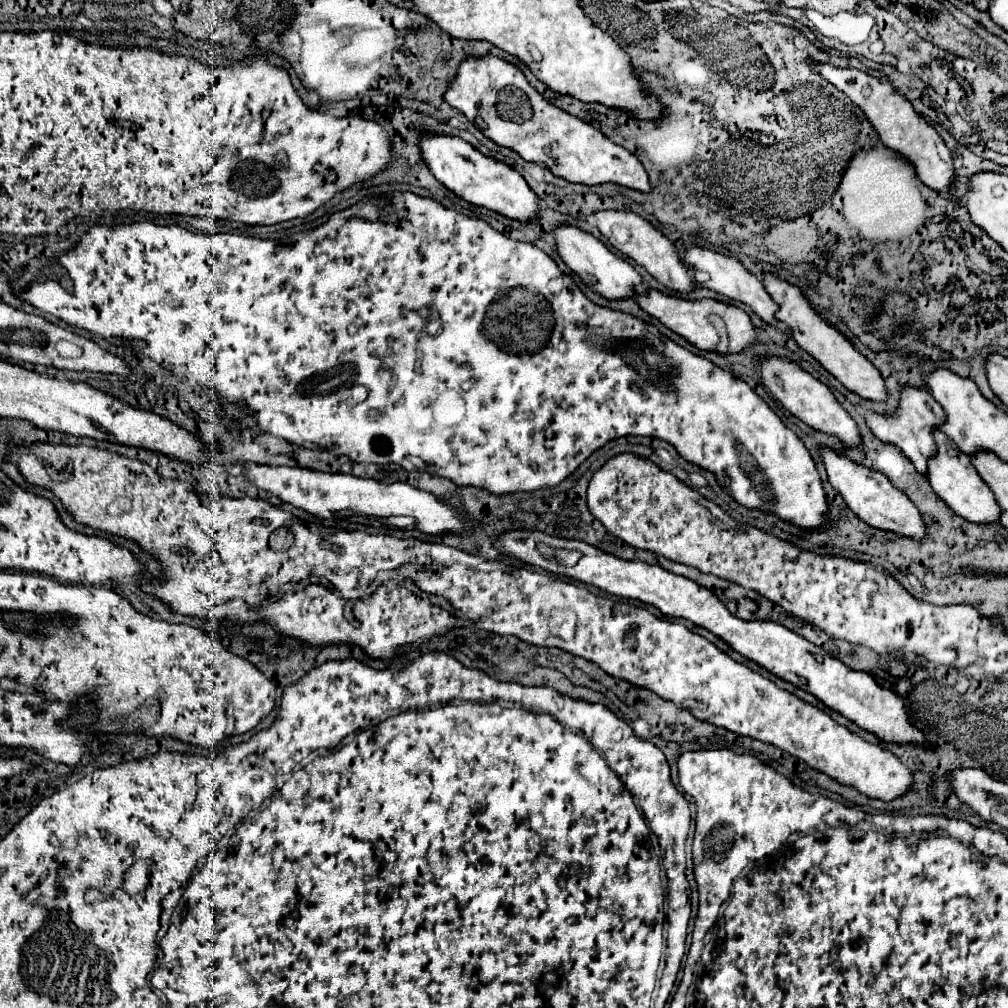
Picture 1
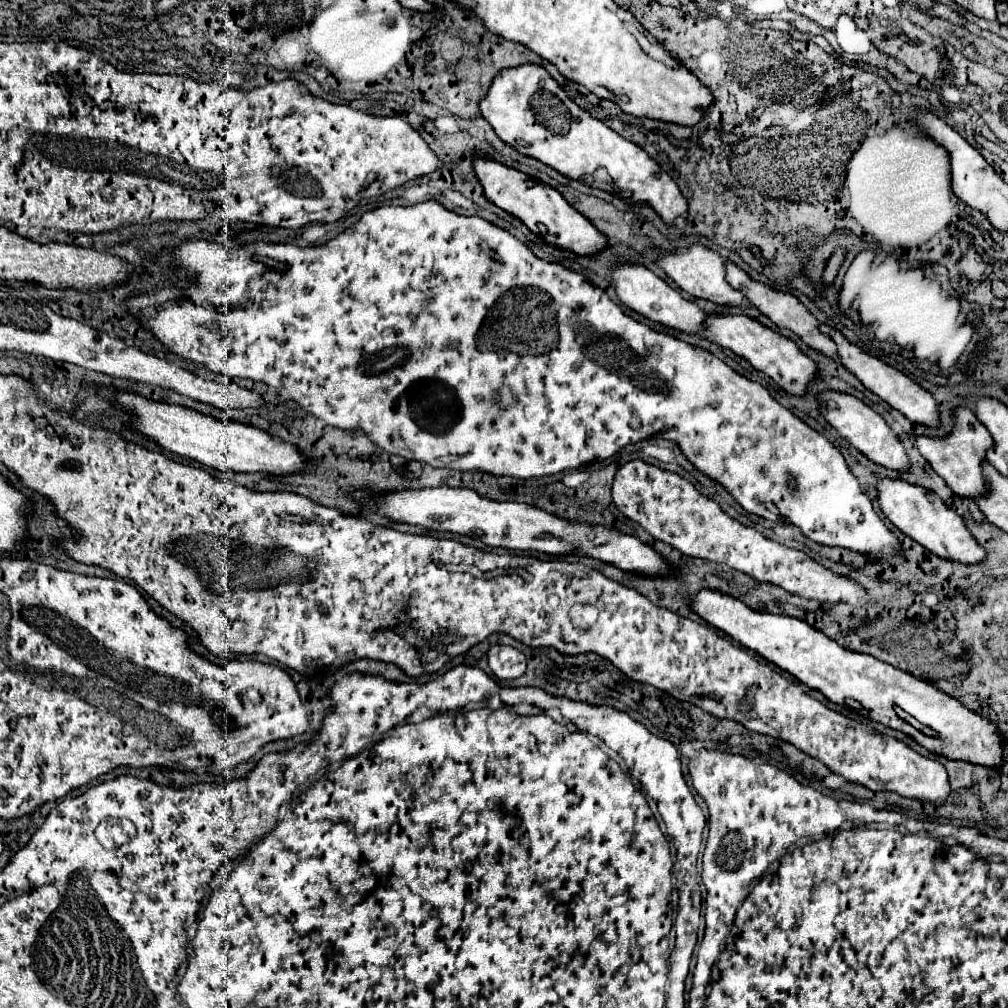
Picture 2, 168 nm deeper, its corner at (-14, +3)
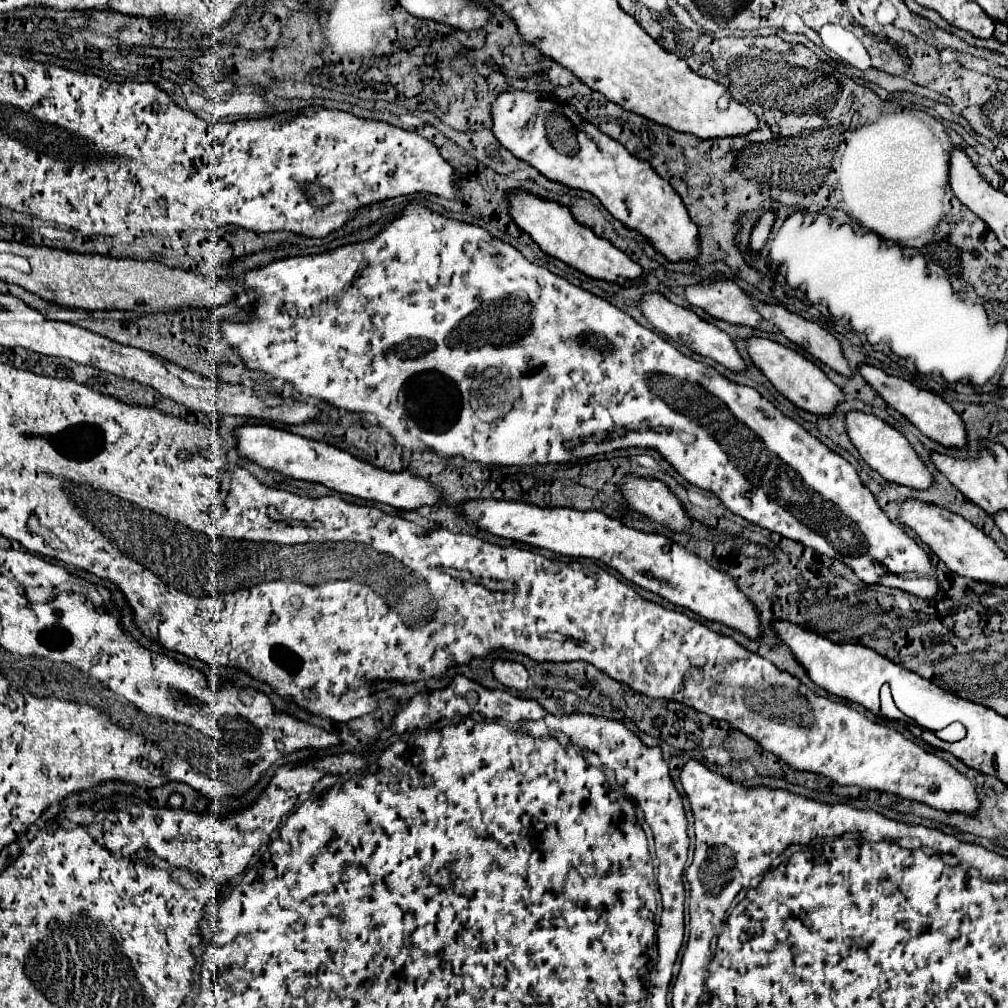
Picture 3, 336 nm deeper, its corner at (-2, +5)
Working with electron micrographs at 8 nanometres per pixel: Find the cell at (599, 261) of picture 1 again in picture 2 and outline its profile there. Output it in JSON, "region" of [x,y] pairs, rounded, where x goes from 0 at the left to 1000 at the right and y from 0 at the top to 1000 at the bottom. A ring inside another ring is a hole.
{"region":[[[615,263],[605,271],[605,279],[609,279],[611,291],[617,297],[619,303],[623,303],[633,313],[639,313],[645,318],[651,318],[659,324],[667,324],[671,328],[692,332],[698,324],[700,311],[688,301],[679,297],[671,287],[667,287],[661,279],[651,275],[647,269],[643,269],[639,263]]]}

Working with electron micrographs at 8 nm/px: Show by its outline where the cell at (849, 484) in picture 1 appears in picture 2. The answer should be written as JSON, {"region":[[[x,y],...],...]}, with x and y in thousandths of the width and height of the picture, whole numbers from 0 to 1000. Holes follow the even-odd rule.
{"region":[[[877,475],[871,479],[871,497],[885,521],[889,521],[907,537],[913,537],[913,541],[925,547],[927,551],[956,561],[968,561],[978,555],[978,545],[970,541],[968,533],[962,529],[956,515],[948,507],[944,507],[929,489],[893,475]]]}

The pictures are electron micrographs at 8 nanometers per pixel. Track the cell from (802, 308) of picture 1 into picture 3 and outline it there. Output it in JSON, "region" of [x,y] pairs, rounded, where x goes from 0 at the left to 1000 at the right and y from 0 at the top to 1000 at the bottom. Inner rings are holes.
{"region":[[[853,360],[853,362],[851,362],[851,370],[855,372],[855,376],[857,376],[885,406],[889,406],[891,410],[895,410],[895,412],[897,412],[905,422],[909,422],[919,434],[931,438],[931,439],[937,441],[937,443],[956,443],[956,439],[958,439],[956,422],[954,422],[952,414],[946,410],[946,406],[944,406],[940,400],[935,398],[935,394],[931,394],[931,392],[925,390],[925,388],[907,384],[907,382],[905,382],[903,378],[899,378],[899,376],[879,372],[875,366],[865,364],[865,362],[859,362],[859,360]]]}

